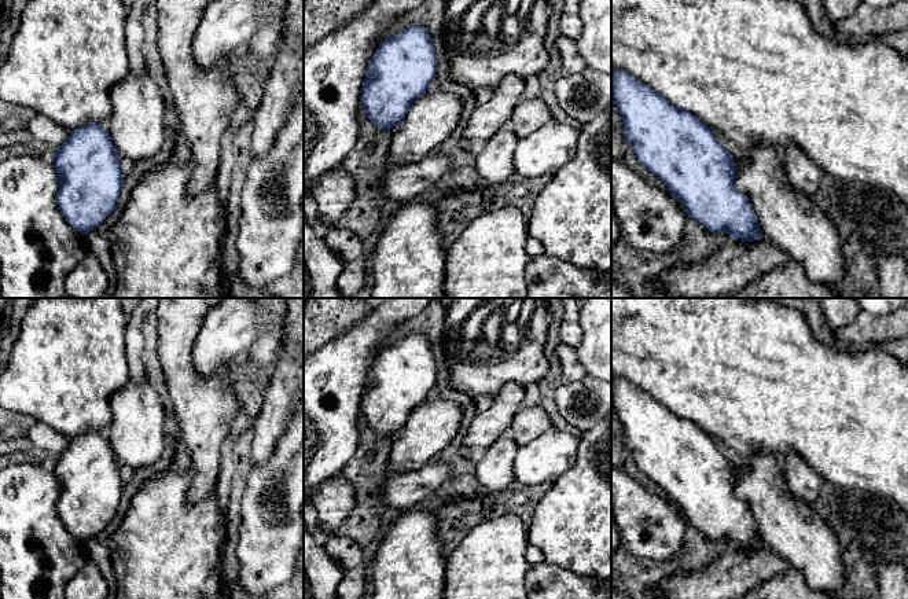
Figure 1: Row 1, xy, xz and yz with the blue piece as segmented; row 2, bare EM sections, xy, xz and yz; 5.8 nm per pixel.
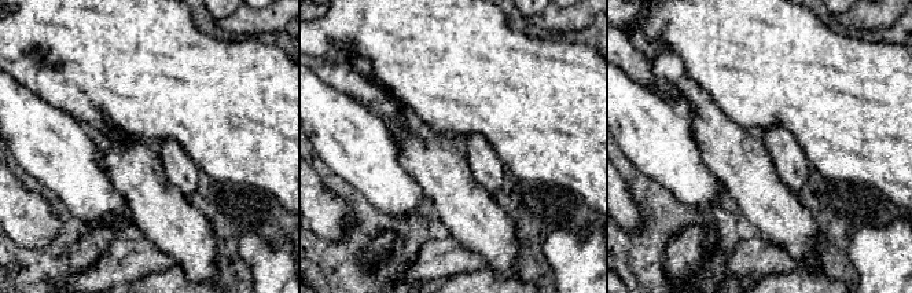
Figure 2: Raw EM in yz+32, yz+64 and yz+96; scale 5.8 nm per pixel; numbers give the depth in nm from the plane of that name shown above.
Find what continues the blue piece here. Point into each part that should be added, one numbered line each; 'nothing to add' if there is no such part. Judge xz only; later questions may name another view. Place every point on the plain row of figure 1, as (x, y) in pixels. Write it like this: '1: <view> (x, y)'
1: xz (434, 423)

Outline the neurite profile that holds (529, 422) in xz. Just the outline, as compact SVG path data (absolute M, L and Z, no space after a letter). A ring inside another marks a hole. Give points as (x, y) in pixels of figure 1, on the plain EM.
M522 405L512 420L510 431L514 441L521 447L552 429L554 422L545 409L540 405Z

